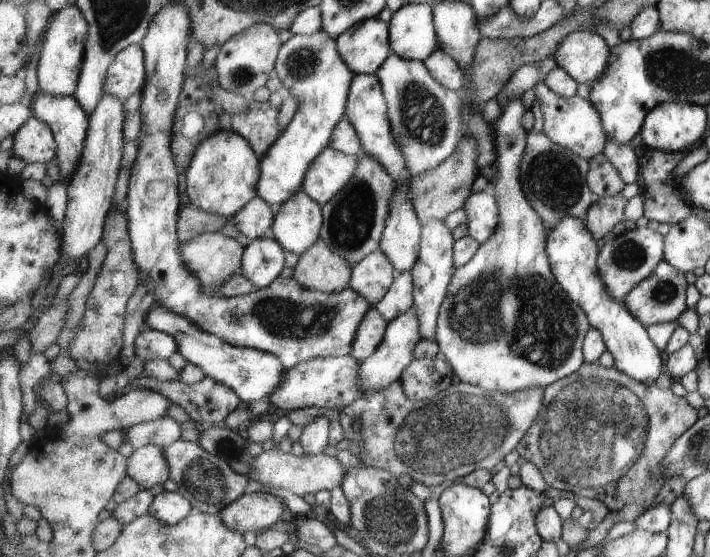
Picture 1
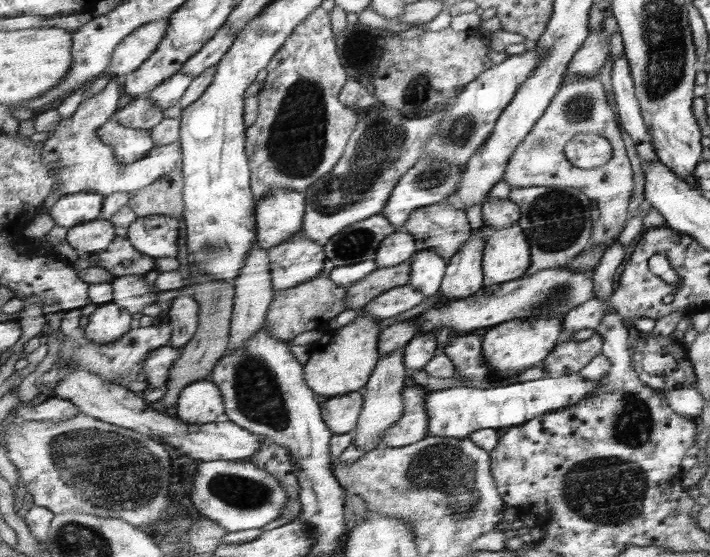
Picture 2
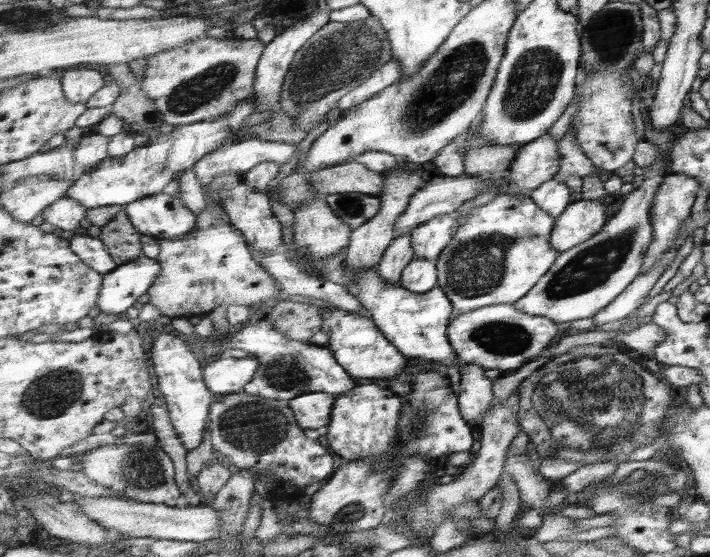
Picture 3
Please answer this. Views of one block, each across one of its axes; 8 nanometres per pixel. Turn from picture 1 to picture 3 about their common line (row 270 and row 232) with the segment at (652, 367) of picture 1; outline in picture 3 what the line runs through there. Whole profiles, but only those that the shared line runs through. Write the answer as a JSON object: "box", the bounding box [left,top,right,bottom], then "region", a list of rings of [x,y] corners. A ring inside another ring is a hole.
{"box":[551,198,610,253],"region":[[[580,198],[556,218],[551,242],[560,253],[593,238],[610,219],[609,208],[598,200]]]}

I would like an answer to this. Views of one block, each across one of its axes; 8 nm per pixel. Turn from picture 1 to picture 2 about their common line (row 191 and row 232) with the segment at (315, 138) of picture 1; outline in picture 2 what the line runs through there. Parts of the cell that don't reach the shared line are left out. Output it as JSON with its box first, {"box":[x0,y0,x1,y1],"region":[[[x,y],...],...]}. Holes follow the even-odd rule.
{"box":[256,188,307,250],"region":[[[277,188],[267,192],[263,200],[257,200],[256,214],[258,220],[258,240],[263,249],[271,250],[291,240],[301,232],[306,216],[307,194],[291,188]]]}

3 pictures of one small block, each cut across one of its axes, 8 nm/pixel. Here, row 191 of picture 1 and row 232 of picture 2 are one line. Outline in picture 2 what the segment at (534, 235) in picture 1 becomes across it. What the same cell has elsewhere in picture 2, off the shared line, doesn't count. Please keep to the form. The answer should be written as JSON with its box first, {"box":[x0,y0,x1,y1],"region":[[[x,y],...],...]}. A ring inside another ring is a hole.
{"box":[484,224,531,286],"region":[[[520,224],[494,230],[484,249],[484,286],[523,278],[531,268],[531,244]]]}

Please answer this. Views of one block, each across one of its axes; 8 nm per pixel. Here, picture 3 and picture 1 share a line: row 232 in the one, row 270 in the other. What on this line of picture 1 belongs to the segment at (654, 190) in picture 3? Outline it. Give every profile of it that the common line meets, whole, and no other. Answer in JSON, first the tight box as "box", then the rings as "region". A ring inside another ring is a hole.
{"box":[597,227,666,301],"region":[[[648,227],[626,230],[617,236],[610,235],[601,242],[597,257],[598,271],[610,297],[623,301],[639,283],[653,274],[659,263],[663,262],[665,250],[666,236]]]}

